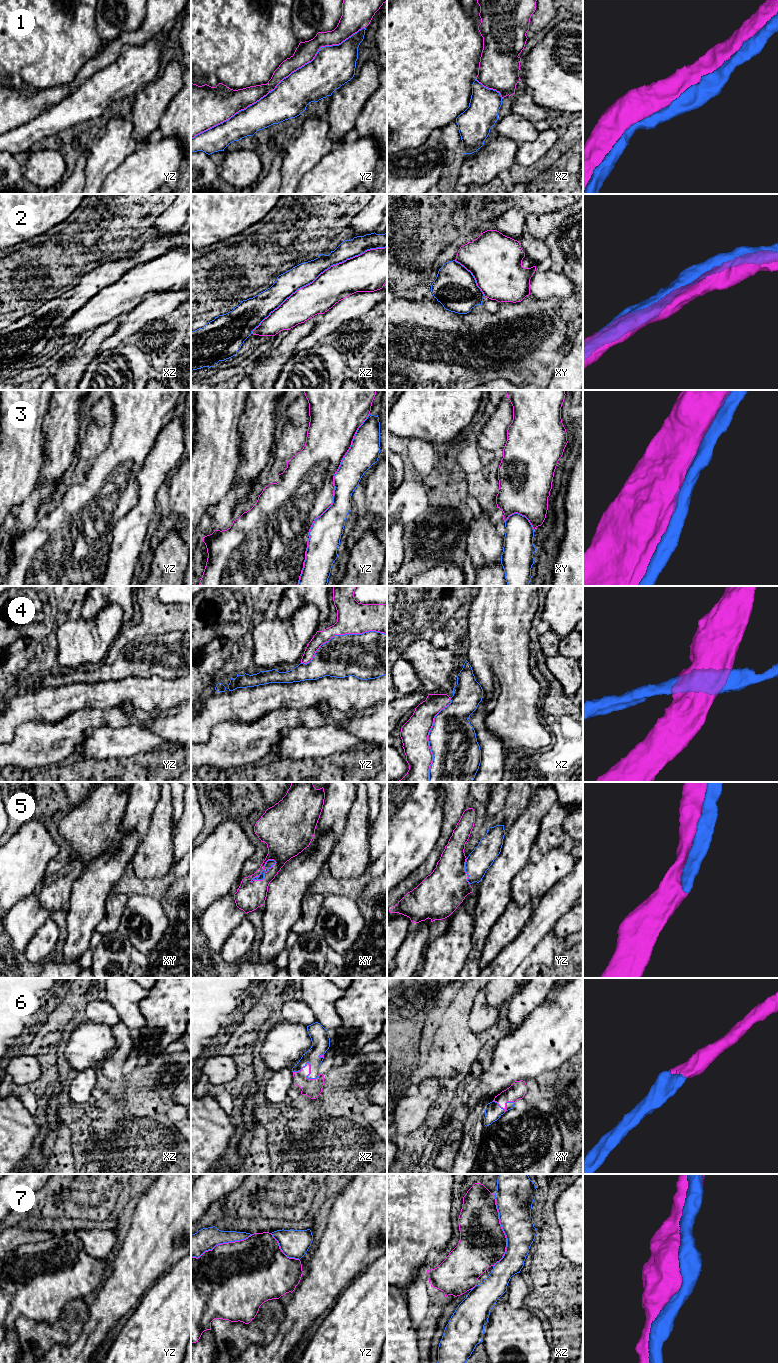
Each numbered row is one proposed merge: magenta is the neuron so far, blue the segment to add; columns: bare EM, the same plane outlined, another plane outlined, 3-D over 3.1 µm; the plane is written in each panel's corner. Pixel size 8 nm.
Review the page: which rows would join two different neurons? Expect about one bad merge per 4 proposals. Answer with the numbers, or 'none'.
4

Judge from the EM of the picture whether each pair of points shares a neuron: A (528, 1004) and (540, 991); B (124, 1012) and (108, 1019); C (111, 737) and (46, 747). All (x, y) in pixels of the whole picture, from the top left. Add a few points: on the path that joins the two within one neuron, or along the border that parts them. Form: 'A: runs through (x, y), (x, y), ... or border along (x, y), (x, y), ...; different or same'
A: runs through (530, 1001), (537, 994); same
B: border along (103, 997), (115, 1010), (120, 1021); different
C: border along (97, 727), (84, 731), (74, 753); different

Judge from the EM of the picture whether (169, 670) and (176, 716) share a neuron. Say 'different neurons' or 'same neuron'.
different neurons

